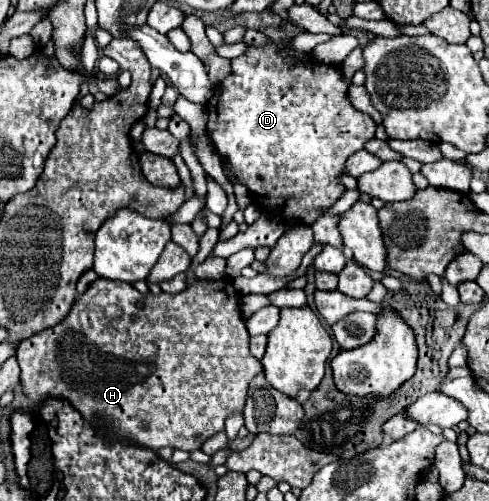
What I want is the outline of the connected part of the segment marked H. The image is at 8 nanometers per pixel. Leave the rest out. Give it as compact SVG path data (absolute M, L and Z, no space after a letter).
M222 277L216 281L208 281L208 279L196 279L186 291L178 293L178 295L168 295L168 293L160 293L160 295L142 295L140 291L136 291L132 285L128 283L114 283L108 279L96 279L88 291L84 295L80 295L70 311L70 315L54 325L48 327L44 331L40 331L38 335L32 335L30 339L24 339L16 351L16 361L22 369L20 375L20 383L24 385L24 393L28 395L28 399L34 405L40 405L40 401L46 395L56 395L62 399L68 399L80 413L82 417L86 417L86 421L102 421L100 431L104 431L106 435L116 435L116 437L124 437L130 439L142 447L150 447L150 449L162 449L162 447L176 447L176 449L184 449L184 451L196 451L202 447L202 443L212 437L214 433L224 429L224 421L230 413L240 411L244 407L246 401L246 387L250 383L250 379L262 371L262 363L250 355L248 349L248 331L246 325L242 321L242 313L240 313L240 293L234 287L232 277Z

